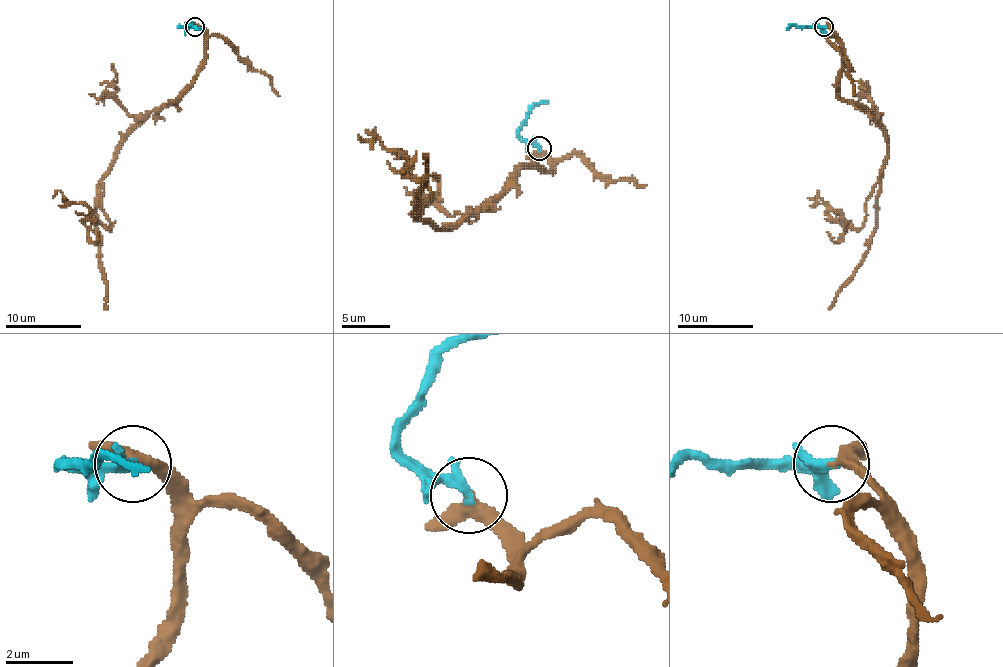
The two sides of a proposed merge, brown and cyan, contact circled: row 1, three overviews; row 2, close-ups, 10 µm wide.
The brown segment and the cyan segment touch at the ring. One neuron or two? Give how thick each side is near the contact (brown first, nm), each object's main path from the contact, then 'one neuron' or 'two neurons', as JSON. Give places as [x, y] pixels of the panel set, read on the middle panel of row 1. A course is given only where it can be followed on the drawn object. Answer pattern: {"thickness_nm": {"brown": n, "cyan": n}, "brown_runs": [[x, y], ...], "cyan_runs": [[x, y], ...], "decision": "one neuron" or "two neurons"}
{"thickness_nm": {"brown": 300, "cyan": 240}, "brown_runs": [[538, 149], [550, 170], [521, 168], [452, 228], [440, 228], [421, 216], [430, 190], [404, 156], [358, 134]], "cyan_runs": [[538, 149], [519, 134], [519, 127], [536, 106], [548, 101]], "decision": "one neuron"}

